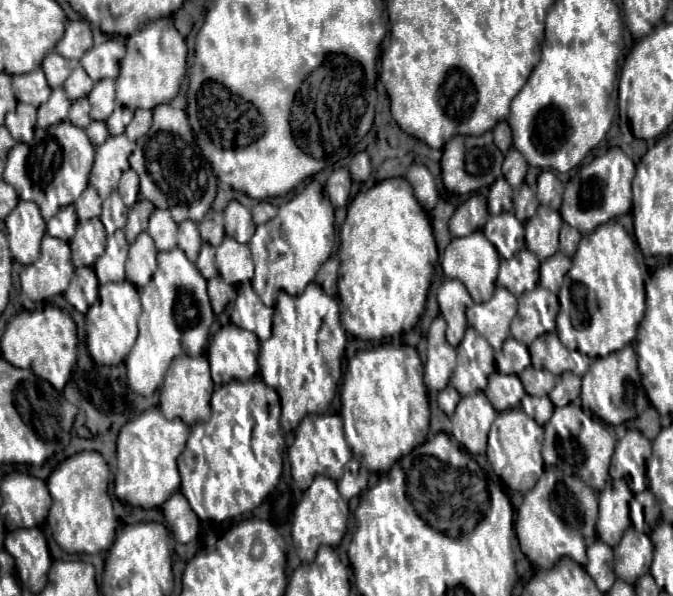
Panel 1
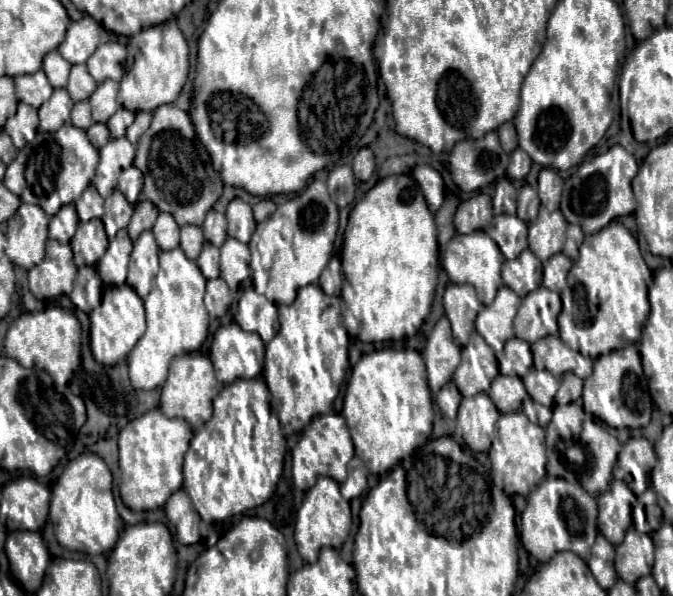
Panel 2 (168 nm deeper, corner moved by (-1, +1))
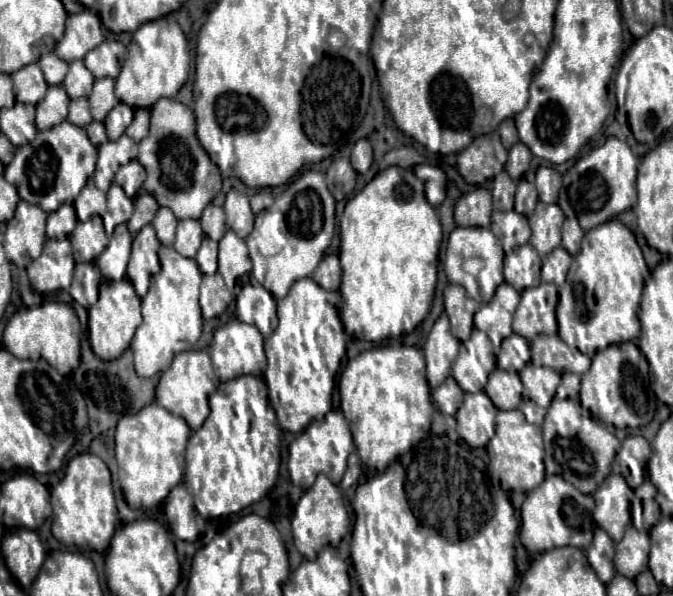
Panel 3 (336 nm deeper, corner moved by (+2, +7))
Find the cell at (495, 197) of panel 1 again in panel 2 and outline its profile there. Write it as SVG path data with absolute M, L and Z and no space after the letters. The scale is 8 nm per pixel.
M508 178L496 182L494 192L494 214L516 214L516 188Z

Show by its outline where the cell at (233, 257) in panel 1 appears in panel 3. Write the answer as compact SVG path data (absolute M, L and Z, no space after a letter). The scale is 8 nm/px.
M227 230L225 236L219 240L219 272L231 290L235 288L237 278L251 272L251 258L247 244L231 230Z

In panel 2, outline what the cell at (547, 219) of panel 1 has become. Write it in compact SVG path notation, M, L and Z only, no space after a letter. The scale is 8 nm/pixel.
M540 208L538 218L528 224L530 250L540 260L546 260L546 258L562 252L564 232L566 232L566 220L562 218L562 212L554 210L550 214L546 208Z

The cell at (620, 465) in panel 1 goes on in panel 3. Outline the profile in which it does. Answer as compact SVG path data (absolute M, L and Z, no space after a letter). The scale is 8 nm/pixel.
M629 436L623 440L623 446L615 456L613 472L621 474L631 488L637 488L645 480L649 456L651 456L649 442L643 436Z

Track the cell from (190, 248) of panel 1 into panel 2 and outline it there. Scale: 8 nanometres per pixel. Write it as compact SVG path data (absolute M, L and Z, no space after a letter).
M182 226L180 228L180 248L190 260L196 260L204 246L204 234L198 226Z

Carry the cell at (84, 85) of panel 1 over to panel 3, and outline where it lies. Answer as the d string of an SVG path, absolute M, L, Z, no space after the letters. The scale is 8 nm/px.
M75 60L69 64L69 72L63 80L63 88L67 90L71 100L77 100L77 98L87 98L91 94L93 82L95 78L91 76L91 72L87 72L83 60Z

